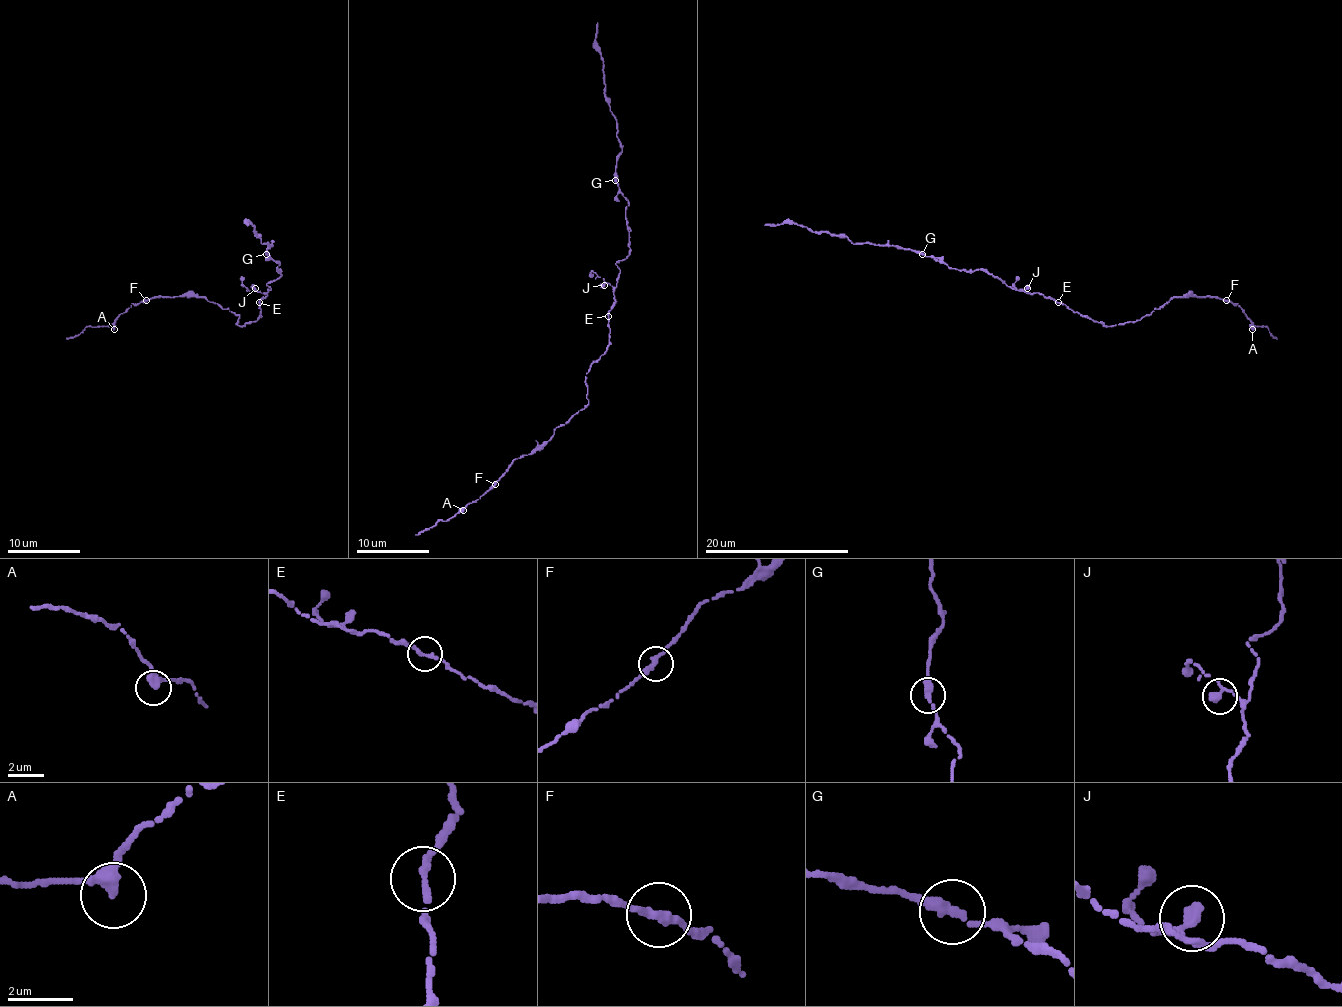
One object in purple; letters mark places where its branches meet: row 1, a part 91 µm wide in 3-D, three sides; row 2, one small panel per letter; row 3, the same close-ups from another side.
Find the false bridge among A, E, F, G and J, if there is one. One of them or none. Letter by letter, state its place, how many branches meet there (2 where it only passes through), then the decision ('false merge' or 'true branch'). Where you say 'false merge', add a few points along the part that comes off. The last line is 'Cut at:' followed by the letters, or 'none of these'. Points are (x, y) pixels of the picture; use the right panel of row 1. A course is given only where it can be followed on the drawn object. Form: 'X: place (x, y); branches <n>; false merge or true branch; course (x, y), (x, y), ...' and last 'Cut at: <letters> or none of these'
A: place (1252, 329); branches 2; true branch
E: place (1058, 302); branches 2; true branch
F: place (1226, 300); branches 2; true branch
G: place (922, 254); branches 2; true branch
J: place (1027, 288); branches 2; true branch
Cut at: none of these

